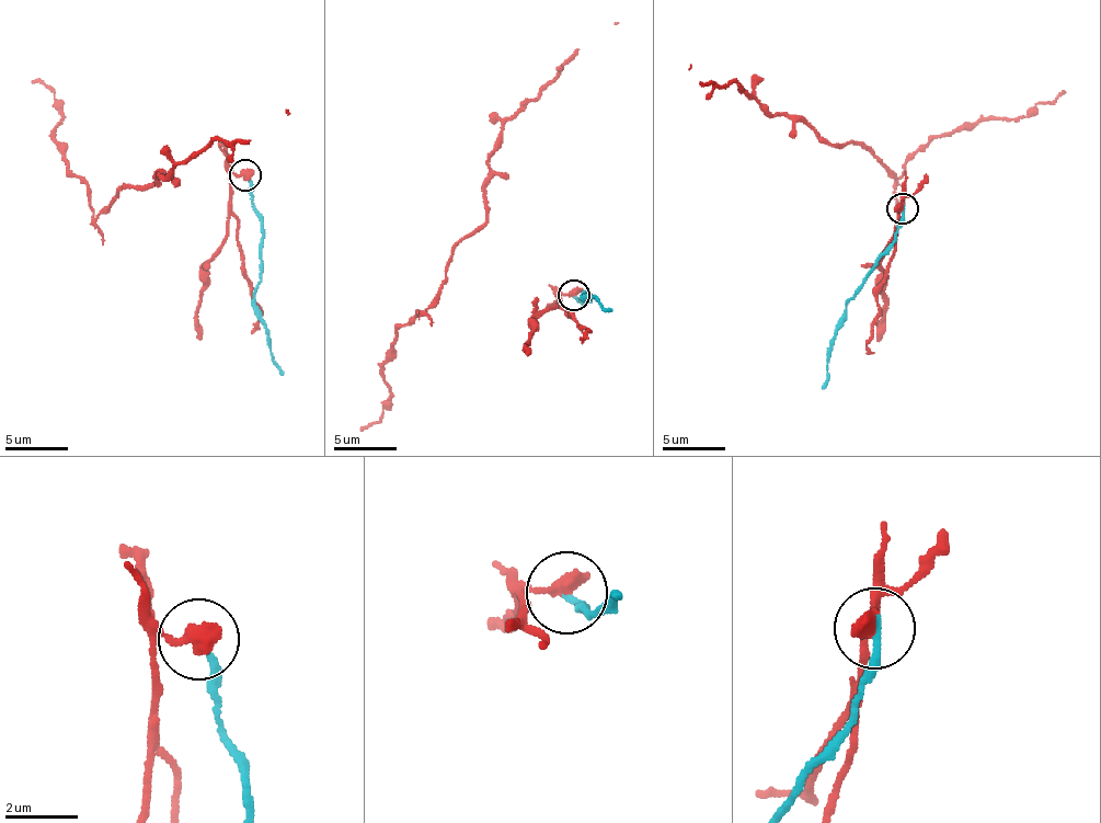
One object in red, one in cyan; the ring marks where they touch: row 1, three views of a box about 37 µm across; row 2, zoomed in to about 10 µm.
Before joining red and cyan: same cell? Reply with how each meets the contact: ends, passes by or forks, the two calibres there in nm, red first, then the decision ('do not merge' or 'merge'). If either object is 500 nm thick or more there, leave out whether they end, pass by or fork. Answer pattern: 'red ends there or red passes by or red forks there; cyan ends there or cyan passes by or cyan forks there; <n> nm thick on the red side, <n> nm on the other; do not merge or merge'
red ends there; cyan ends there; 480 nm thick on the red side, 200 nm on the other; do not merge

